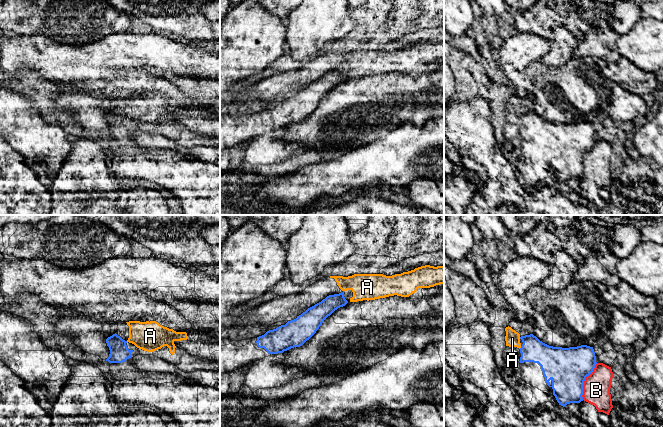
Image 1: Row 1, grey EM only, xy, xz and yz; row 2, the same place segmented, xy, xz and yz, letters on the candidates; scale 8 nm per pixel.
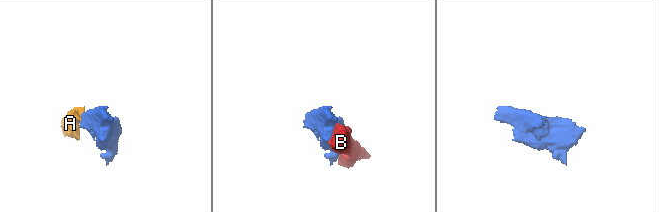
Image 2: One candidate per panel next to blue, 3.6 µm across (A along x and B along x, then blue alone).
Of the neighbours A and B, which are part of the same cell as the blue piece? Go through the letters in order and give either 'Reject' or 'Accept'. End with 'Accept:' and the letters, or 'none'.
A: Reject
B: Reject
Accept: none

